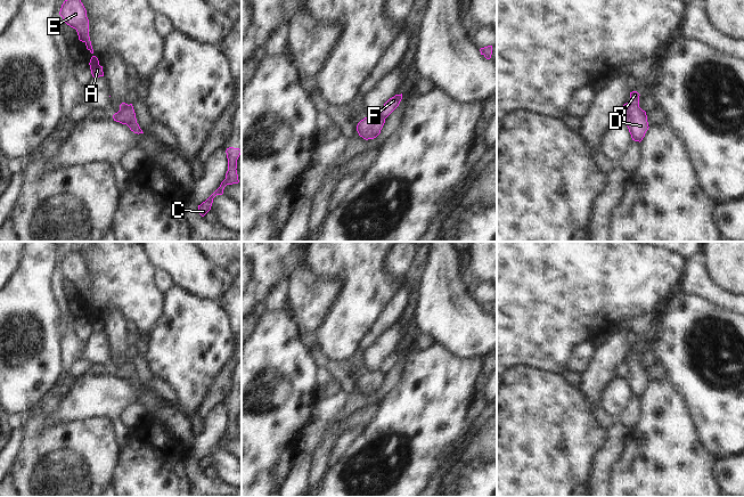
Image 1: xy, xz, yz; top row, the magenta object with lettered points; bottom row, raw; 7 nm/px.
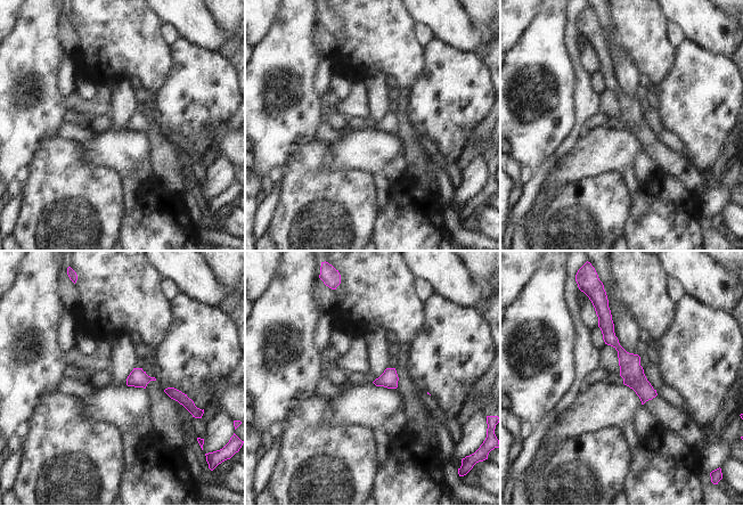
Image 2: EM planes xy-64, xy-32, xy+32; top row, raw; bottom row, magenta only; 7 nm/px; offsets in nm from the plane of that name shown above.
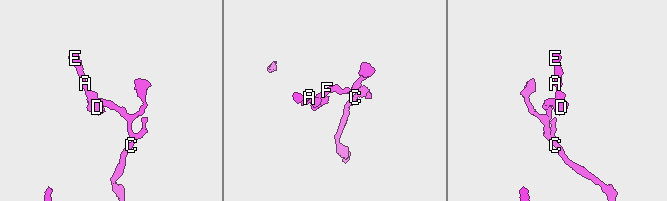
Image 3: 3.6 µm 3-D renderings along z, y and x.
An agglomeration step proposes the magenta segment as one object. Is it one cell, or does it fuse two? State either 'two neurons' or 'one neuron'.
two neurons

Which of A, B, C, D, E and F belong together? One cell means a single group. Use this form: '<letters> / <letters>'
A B D E / C F

